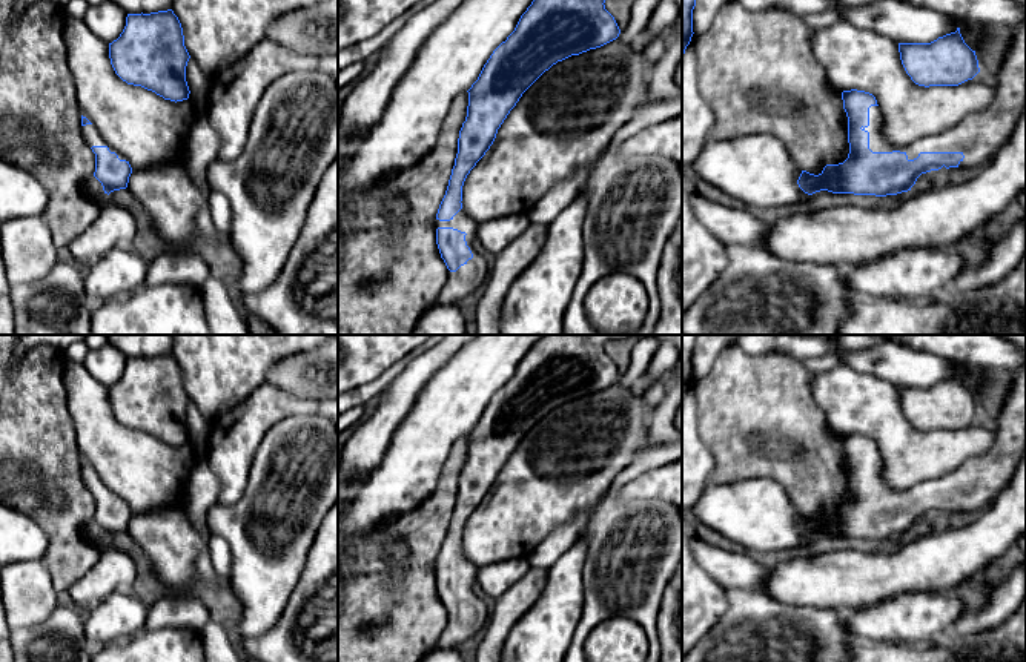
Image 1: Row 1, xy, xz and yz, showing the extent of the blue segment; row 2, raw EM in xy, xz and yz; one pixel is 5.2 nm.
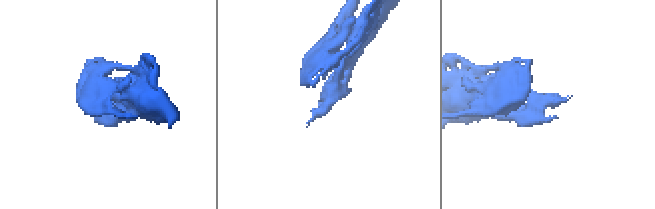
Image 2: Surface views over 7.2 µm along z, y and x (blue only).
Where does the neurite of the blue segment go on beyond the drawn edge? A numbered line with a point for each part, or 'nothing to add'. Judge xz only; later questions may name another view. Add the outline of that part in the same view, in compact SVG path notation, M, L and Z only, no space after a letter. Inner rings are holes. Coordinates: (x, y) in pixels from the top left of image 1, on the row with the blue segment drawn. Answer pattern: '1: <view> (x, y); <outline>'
1: xz (467, 278); M461 209L450 221L435 220L435 229L438 227L453 227L465 232L465 241L470 247L473 258L461 266L456 272L448 270L447 283L438 293L433 306L458 306L468 295L482 287L488 278L490 266L485 258L481 257L473 247L476 240L478 224L467 217L464 209Z

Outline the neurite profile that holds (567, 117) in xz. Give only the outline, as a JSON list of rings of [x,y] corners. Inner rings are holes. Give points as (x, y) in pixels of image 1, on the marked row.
[[[617,38],[596,49],[571,55],[545,71],[510,111],[485,155],[467,175],[462,186],[462,209],[476,224],[508,215],[528,213],[559,181],[596,160],[613,135],[630,121],[648,95],[653,68],[644,49],[622,45]]]

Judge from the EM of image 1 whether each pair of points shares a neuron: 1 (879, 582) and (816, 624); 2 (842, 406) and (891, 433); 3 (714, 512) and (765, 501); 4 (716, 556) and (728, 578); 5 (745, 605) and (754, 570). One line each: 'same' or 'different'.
1: different
2: same
3: same
4: same
5: different

